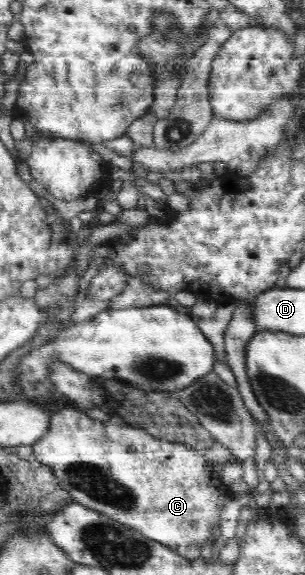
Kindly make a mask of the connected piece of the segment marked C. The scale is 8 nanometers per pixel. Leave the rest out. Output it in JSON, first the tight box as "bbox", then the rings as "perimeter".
{"bbox":[32,404,228,552],"perimeter":[[[73,404],[50,413],[48,433],[32,445],[33,457],[48,466],[72,499],[87,508],[132,527],[144,537],[177,552],[183,552],[192,545],[204,547],[214,535],[212,529],[220,525],[220,515],[227,504],[228,494],[212,483],[212,478],[222,480],[220,469],[214,471],[210,465],[206,469],[206,459],[184,445],[154,439],[147,431],[136,427],[116,427],[112,425],[112,419],[108,423],[100,423],[100,419],[88,419],[88,413],[94,415],[92,411],[82,411]]]}

